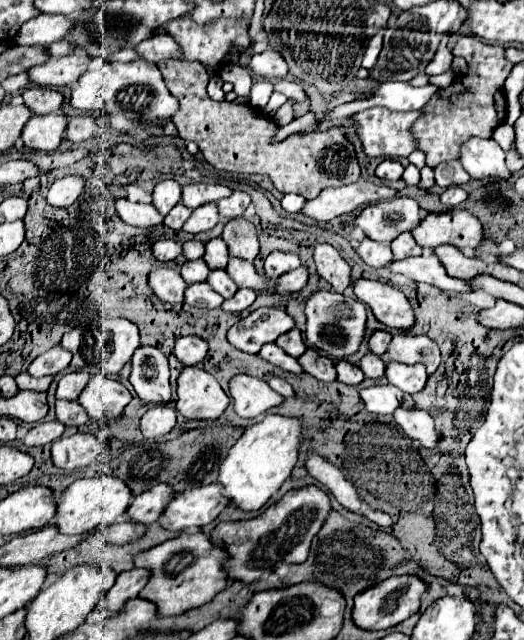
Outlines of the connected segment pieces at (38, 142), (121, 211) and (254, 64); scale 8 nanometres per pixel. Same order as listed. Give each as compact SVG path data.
M62 113L32 117L22 129L22 141L26 149L50 153L58 149L62 135L66 131L68 119Z
M118 199L116 211L124 223L134 225L134 227L156 227L164 221L164 217L156 211L154 205L132 203L128 199Z
M266 49L264 53L252 55L250 61L246 63L246 67L252 73L256 73L258 77L266 77L266 79L274 79L274 81L286 77L286 73L288 73L286 61L274 49Z

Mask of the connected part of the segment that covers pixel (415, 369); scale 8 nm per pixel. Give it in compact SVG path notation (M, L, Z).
M392 361L386 367L386 379L394 387L402 389L404 393L414 395L414 393L418 393L418 391L424 389L428 375L426 375L424 365L420 365L420 363L416 363L416 365L402 365L402 363L394 363Z

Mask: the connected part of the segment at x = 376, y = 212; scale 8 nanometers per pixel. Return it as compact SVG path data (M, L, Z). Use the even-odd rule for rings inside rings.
M394 197L390 201L378 201L372 203L368 207L364 207L356 217L354 217L354 225L360 227L364 231L364 235L372 241L378 243L390 243L394 237L398 237L404 231L412 231L422 219L422 209L418 207L418 203L414 199L406 199L406 197Z

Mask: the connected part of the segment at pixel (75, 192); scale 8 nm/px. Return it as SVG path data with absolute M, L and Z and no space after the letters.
M78 175L62 177L52 183L46 195L46 203L52 207L70 207L84 189L84 179Z

